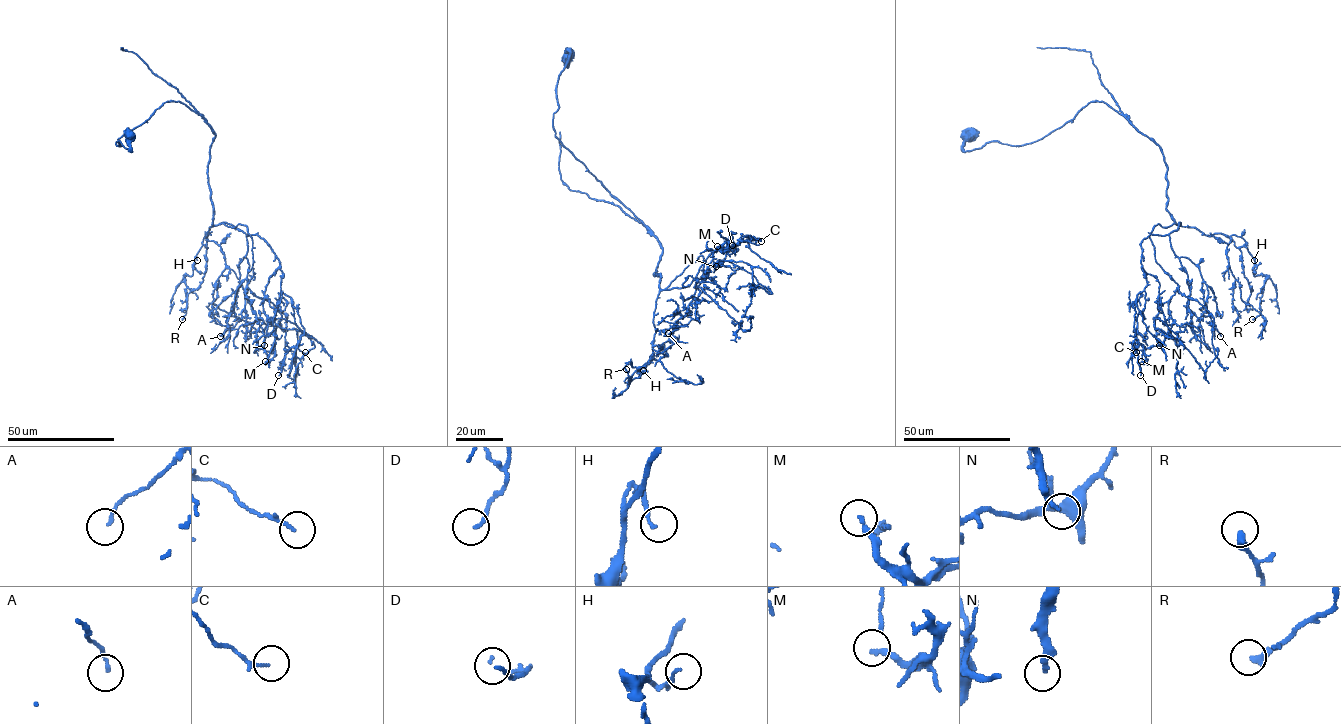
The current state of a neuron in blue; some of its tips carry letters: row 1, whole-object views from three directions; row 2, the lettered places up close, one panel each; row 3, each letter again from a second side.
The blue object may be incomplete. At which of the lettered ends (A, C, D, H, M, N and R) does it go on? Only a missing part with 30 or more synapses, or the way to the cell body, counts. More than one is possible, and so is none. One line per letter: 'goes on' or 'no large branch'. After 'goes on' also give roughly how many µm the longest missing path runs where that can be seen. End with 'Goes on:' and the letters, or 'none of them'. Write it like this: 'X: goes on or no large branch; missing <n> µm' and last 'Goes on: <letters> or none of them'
A: no large branch
C: no large branch
D: no large branch
H: no large branch
M: no large branch
N: no large branch
R: no large branch
Goes on: none of them

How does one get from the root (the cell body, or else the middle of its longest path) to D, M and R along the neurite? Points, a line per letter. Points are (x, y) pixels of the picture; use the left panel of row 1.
D: (129, 136), (130, 151), (115, 144), (170, 101), (214, 132), (212, 224), (265, 240), (304, 329), (278, 375)
M: (129, 136), (130, 151), (115, 144), (170, 101), (214, 132), (212, 224), (263, 238), (283, 274), (265, 361)
R: (129, 136), (130, 151), (115, 144), (170, 101), (215, 134), (212, 226), (184, 276), (182, 319)

